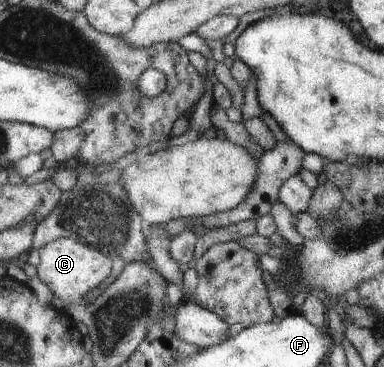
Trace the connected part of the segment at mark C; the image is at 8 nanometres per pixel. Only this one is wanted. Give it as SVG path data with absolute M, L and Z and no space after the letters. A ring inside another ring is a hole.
M58 237L49 241L38 249L38 256L36 277L49 287L49 291L61 301L62 305L75 305L81 301L83 295L93 287L98 287L111 271L112 257L106 257L74 237Z

